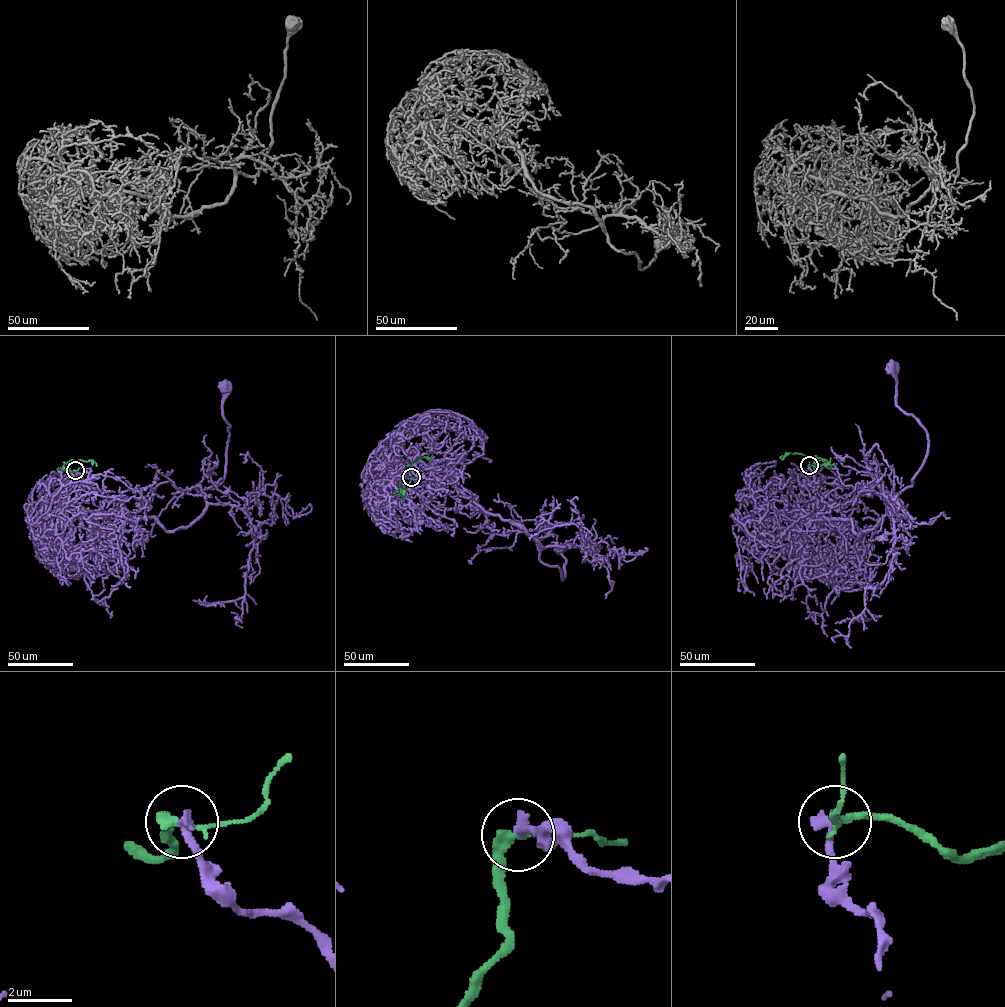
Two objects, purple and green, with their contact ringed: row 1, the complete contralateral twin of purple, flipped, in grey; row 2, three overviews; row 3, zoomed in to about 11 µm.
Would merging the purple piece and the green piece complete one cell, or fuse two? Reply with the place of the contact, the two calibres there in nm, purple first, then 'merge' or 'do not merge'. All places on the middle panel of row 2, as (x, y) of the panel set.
at (411, 477); 360 nm thick on the purple side, 240 nm on the other; do not merge

